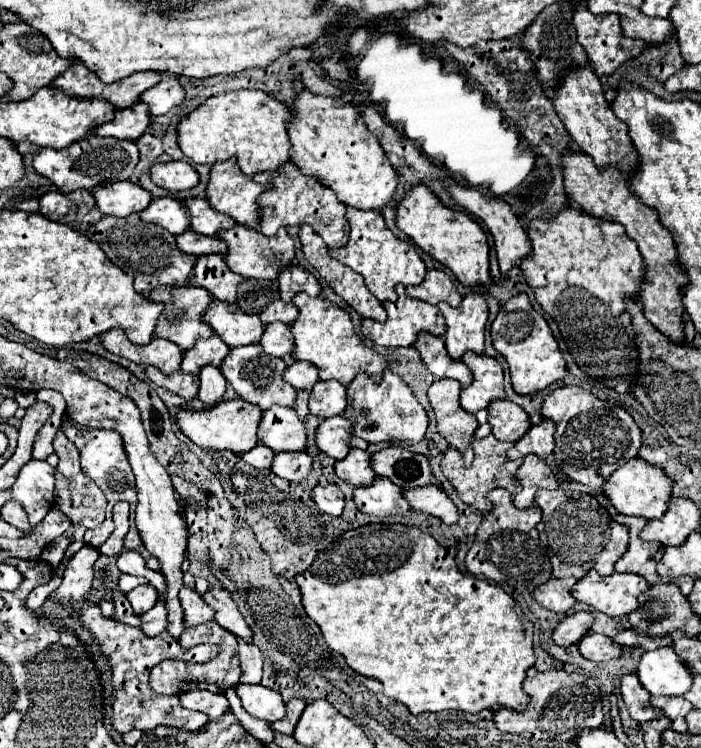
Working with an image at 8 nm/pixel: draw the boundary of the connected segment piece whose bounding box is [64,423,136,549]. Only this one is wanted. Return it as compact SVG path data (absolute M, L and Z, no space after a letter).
M64 425L64 435L78 447L80 451L80 465L82 465L82 471L104 491L106 499L108 499L108 507L106 507L106 521L102 523L102 527L98 527L96 531L88 531L84 535L84 541L86 545L98 549L106 539L108 535L112 533L112 507L116 501L120 499L126 499L130 503L130 509L132 509L132 517L134 517L134 509L136 509L136 485L134 485L134 473L132 473L132 467L128 465L128 457L124 453L124 445L120 441L120 433L116 431L106 431L106 429L98 429L98 431L78 431L74 429L74 425Z

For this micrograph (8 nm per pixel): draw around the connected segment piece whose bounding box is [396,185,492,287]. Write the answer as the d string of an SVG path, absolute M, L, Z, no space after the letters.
M416 185L404 195L404 199L398 205L396 225L424 253L448 267L464 287L492 283L488 261L488 237L482 231L482 227L464 211L452 211L444 207L426 185Z

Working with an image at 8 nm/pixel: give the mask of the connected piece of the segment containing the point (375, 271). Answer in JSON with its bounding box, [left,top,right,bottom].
[330,207,426,301]

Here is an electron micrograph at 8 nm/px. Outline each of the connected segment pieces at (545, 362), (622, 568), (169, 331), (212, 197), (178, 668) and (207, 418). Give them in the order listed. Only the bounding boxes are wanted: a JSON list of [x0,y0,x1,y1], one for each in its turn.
[[492,293,566,395],[614,513,664,585],[150,285,214,349],[206,159,270,227],[150,621,242,695],[178,397,262,455]]

